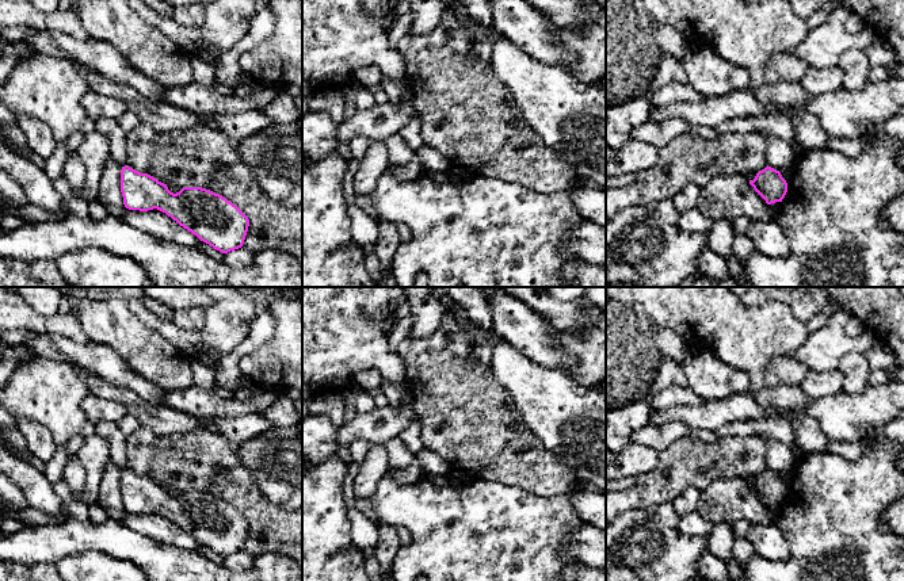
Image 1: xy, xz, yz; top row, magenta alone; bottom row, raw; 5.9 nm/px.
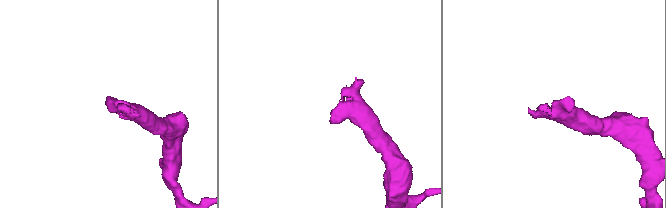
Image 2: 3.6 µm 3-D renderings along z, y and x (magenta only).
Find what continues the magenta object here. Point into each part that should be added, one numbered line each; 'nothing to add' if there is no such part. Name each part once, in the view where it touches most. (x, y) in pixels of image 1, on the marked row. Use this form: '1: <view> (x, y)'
nothing to add

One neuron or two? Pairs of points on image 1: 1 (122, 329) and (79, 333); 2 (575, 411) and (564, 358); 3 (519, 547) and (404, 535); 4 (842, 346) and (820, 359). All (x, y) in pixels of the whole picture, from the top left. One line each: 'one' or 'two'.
1: two
2: two
3: two
4: one

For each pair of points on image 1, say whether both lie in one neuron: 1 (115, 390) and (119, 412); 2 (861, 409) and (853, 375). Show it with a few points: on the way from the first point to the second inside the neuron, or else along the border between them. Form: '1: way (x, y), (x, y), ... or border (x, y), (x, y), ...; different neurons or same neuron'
1: border (90, 393), (118, 402), (128, 413); different neurons
2: border (869, 386), (855, 393), (843, 392); different neurons

